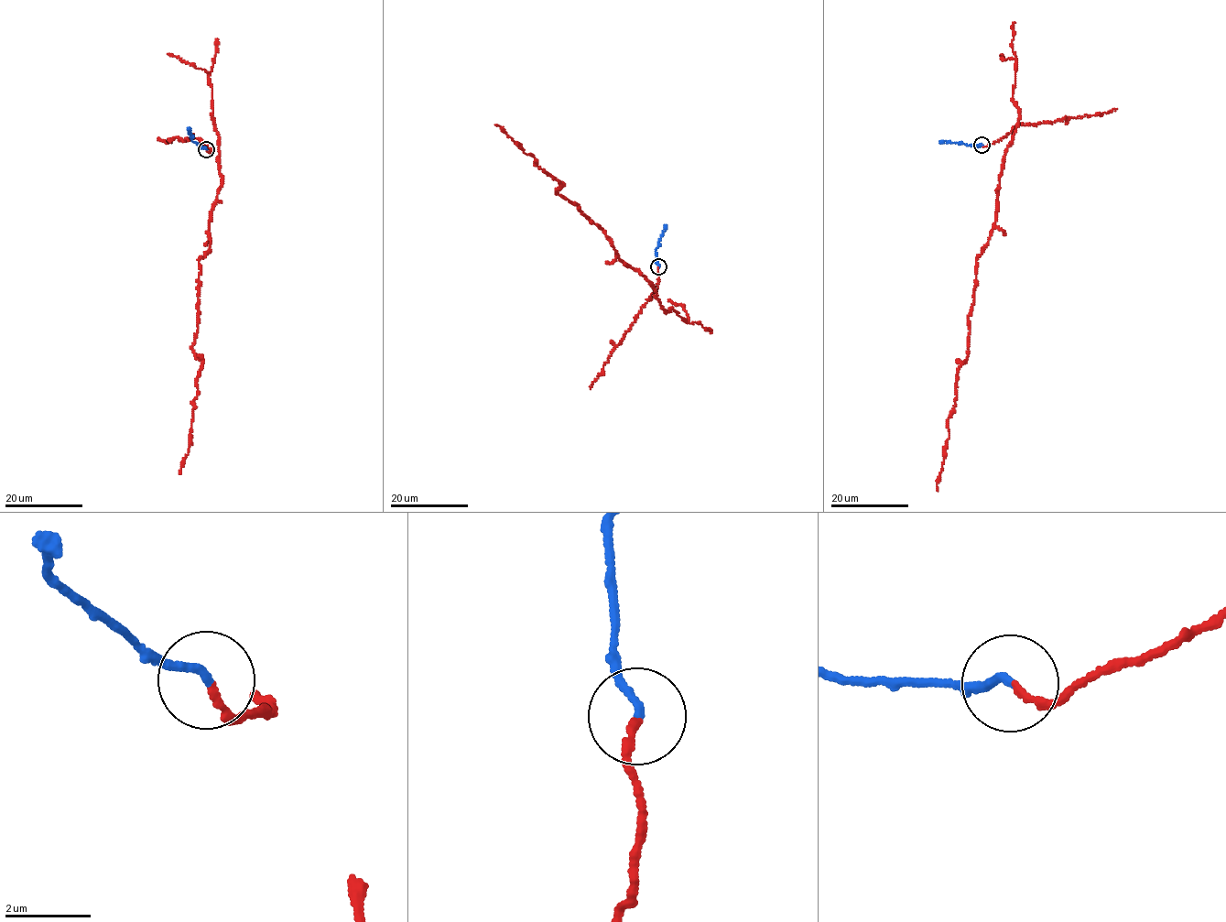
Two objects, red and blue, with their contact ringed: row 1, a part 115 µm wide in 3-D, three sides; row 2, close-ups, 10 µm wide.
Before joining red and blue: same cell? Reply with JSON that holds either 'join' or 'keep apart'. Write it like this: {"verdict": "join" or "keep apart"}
{"verdict": "join"}

